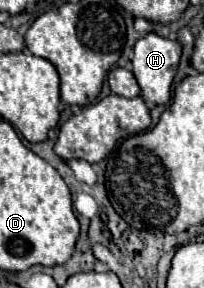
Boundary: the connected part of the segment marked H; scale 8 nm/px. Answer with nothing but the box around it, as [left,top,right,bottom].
[133,33,181,105]

